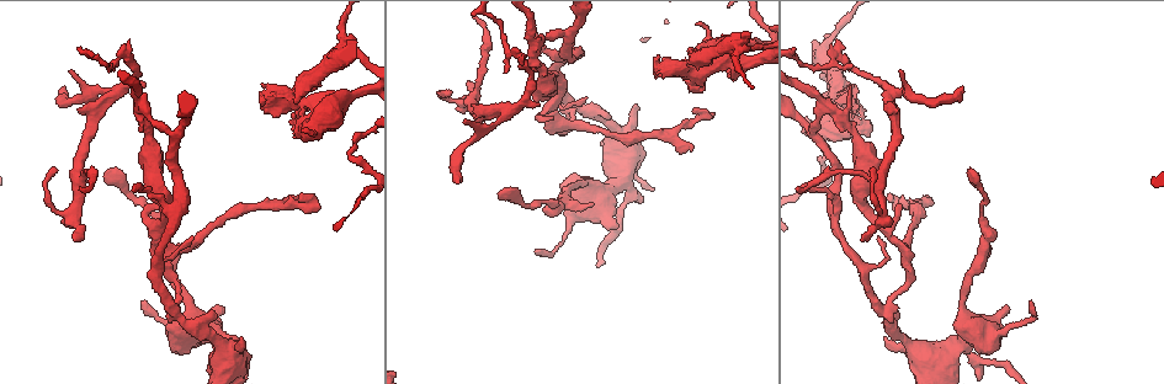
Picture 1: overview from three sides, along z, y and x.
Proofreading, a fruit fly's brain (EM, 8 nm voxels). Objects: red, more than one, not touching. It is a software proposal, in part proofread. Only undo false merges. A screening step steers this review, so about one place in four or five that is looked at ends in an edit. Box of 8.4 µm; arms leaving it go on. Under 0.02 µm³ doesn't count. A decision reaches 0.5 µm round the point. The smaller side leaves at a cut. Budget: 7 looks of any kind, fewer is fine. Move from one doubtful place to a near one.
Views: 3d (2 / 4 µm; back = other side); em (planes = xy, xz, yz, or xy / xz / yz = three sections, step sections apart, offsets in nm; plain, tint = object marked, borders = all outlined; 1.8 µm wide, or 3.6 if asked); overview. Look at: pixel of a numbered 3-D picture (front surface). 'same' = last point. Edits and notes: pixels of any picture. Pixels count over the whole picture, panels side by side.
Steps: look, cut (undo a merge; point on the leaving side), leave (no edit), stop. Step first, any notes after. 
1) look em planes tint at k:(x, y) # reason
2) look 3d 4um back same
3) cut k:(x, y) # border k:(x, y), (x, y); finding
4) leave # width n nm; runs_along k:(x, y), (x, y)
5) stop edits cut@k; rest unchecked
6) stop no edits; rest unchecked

look em planes tint at 1:(471, 101) # branch point

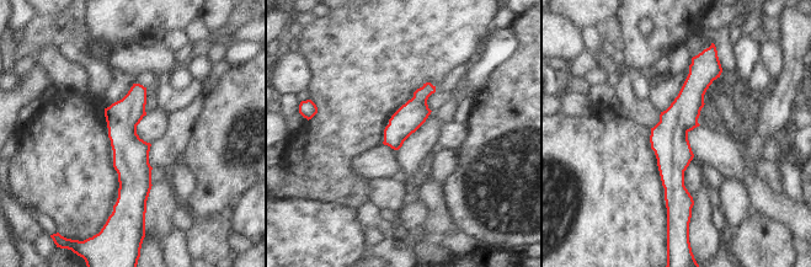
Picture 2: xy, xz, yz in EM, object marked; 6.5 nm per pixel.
leave # runs_along 2:(698, 62), (673, 127), (673, 207); all the same neuron

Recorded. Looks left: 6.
look 3d 4um at 1:(175, 311) # abrupt turn

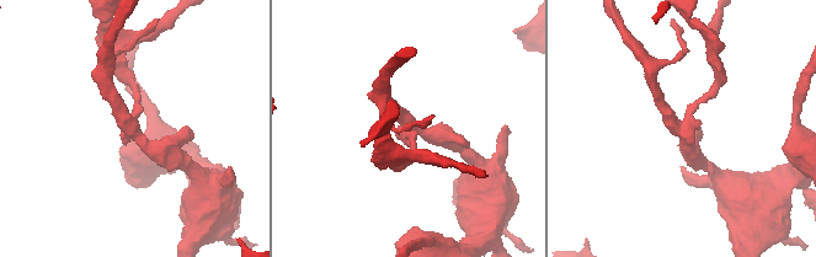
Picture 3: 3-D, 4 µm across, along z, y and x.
look em xz step 16 tint at 3:(404, 123) # arms 3; now the EM

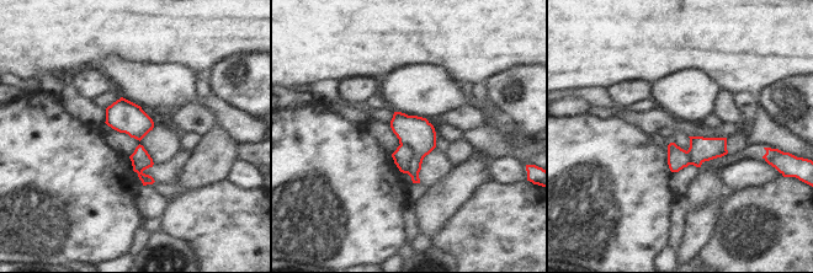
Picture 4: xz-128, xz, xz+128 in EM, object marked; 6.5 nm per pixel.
look em yz step 4 tint same

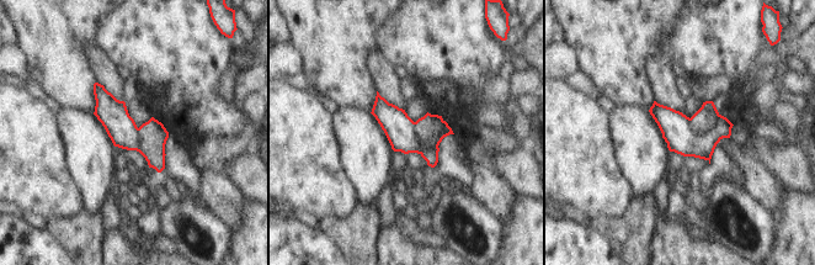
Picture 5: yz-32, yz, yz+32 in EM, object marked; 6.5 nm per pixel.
cut 5:(429, 126) # border 5:(443, 121), (442, 130), (420, 153); a second neuron is stuck on

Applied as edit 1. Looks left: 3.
look em 3.6um xz step 8 tint at 1:(949, 348) # thin neck

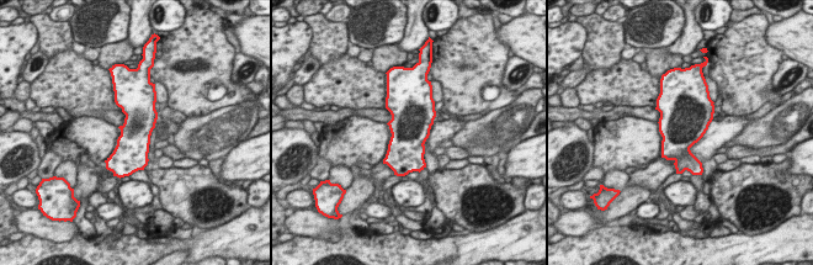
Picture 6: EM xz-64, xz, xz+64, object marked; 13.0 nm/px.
look em 3.6um planes tint same # another direction

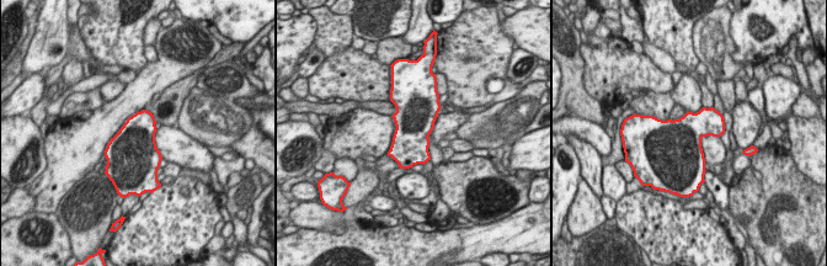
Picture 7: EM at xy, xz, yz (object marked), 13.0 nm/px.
leave # width 500 nm; one neuron here

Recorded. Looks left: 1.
stop edits cut@5; rest unchecked

